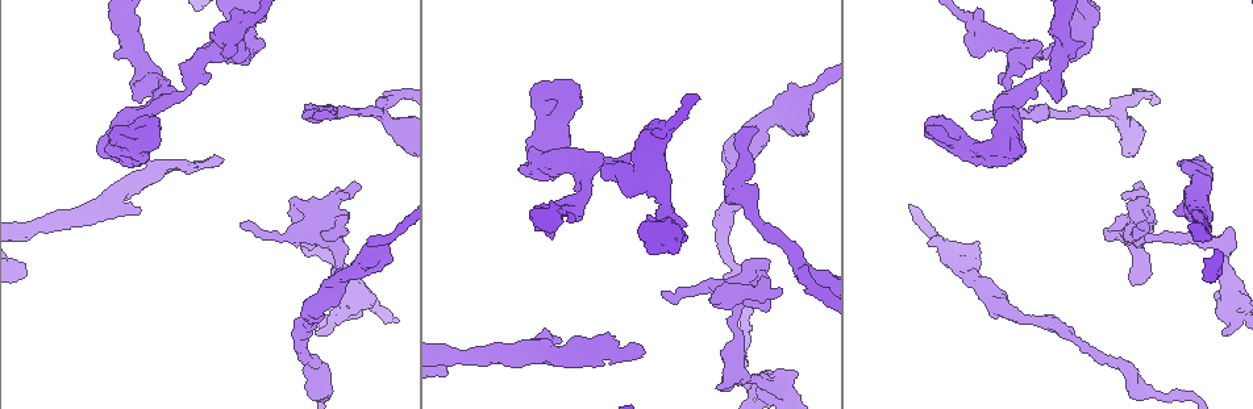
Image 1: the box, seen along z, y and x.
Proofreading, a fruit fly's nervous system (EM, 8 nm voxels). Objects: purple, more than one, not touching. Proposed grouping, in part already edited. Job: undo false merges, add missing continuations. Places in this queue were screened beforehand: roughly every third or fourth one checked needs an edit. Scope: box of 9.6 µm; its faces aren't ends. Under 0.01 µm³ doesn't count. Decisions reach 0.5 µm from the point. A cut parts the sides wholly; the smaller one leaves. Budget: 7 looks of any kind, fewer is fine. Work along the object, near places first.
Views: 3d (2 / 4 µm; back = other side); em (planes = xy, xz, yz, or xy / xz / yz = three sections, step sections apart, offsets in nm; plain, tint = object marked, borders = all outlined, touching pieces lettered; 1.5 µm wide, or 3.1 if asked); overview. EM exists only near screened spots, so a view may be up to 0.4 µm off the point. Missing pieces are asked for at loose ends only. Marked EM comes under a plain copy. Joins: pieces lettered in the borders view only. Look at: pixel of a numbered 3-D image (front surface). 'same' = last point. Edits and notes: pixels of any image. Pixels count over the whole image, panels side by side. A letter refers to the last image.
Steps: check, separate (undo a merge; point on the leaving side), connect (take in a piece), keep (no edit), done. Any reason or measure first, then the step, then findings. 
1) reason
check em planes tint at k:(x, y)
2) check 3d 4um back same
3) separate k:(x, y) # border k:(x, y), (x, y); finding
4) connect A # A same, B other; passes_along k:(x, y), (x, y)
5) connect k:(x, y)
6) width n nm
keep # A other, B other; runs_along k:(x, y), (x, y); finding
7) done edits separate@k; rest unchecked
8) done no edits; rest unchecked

check em xy step 4 tint at 1:(1005, 82)

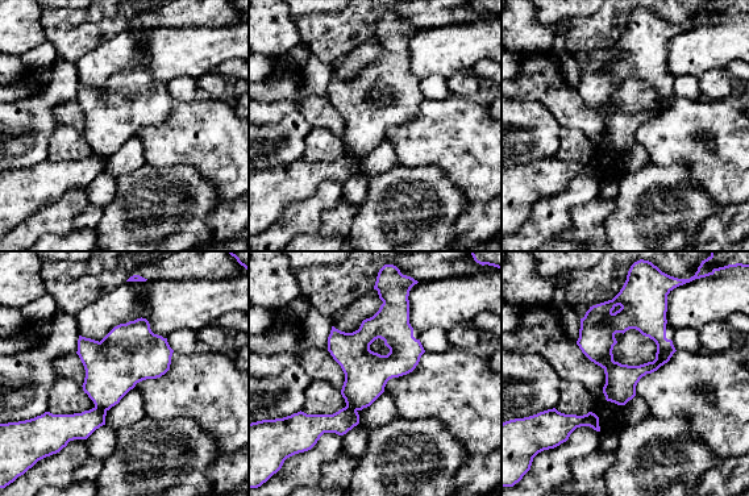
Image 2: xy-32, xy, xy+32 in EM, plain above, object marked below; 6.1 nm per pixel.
check em yz step 8 borders same

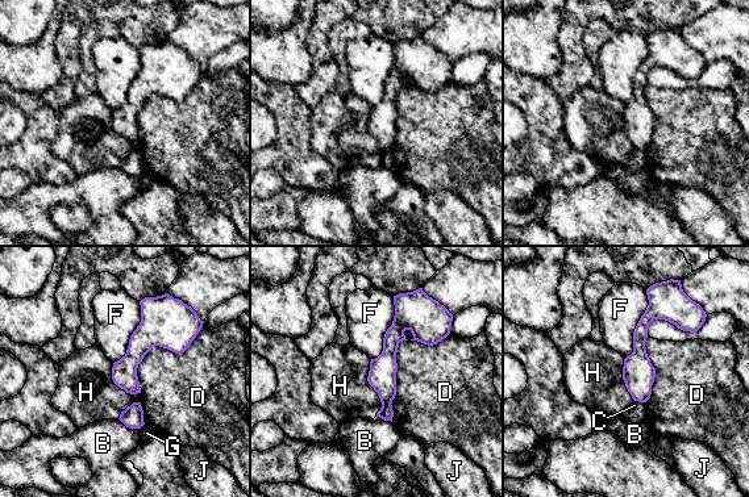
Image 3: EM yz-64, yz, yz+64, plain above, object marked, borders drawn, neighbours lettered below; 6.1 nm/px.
width 180 nm; longest_contact D 550 nm
separate 3:(382, 376) # B other, C other, D other, F other, G other, H other, J other; a second neuron is stuck on

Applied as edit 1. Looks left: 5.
stops while still wide
check 3d 2um at 1:(293, 216)

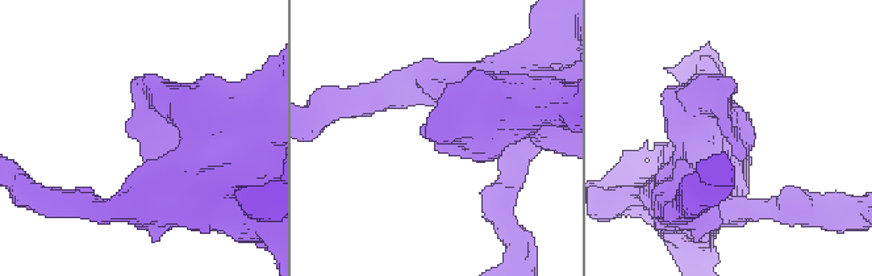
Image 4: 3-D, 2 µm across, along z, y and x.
check em planes borders at 4:(137, 140)

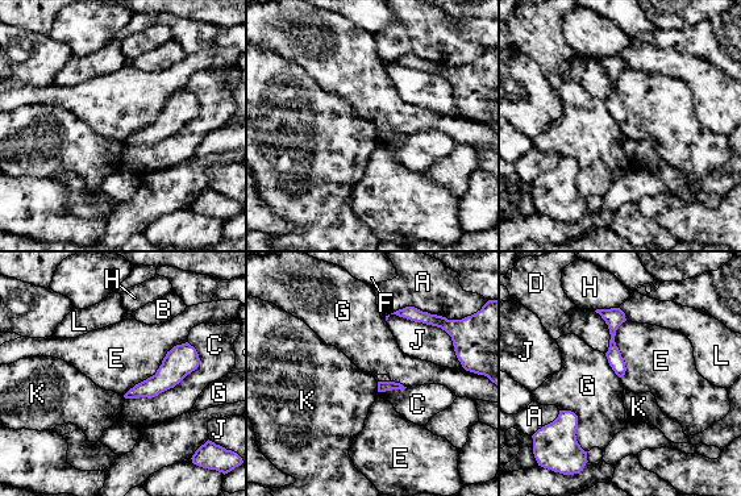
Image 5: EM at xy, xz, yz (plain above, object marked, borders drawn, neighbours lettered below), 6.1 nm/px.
keep # A other, B other, C other, D other, E other, F other, G other, H other, J other, K other, L other; border 5:(560, 409), (577, 416), (586, 451); none of them fits

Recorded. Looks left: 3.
thick turns thin
check em planes borders at 1:(379, 112)

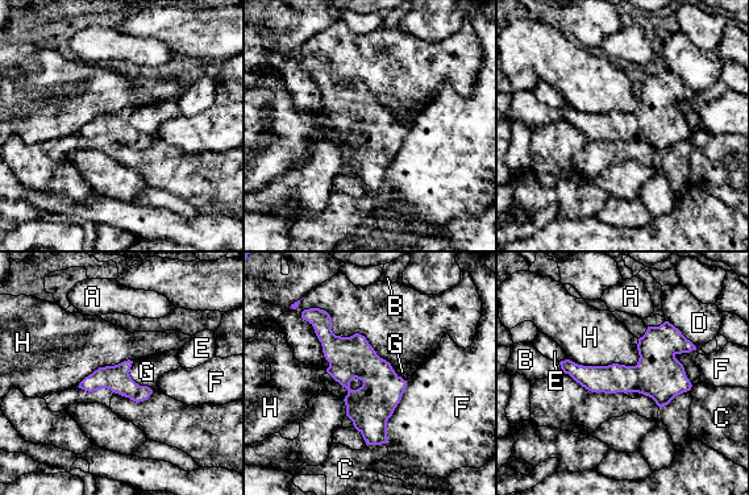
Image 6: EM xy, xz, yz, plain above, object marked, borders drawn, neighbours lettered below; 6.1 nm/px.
width 160 nm
keep # A other, B other, C other, D other, E other, F other, G other, H other; runs_along 6:(690, 346), (641, 377), (564, 365); all the same neuron

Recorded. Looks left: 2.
done edits separate@3; rest unchecked

